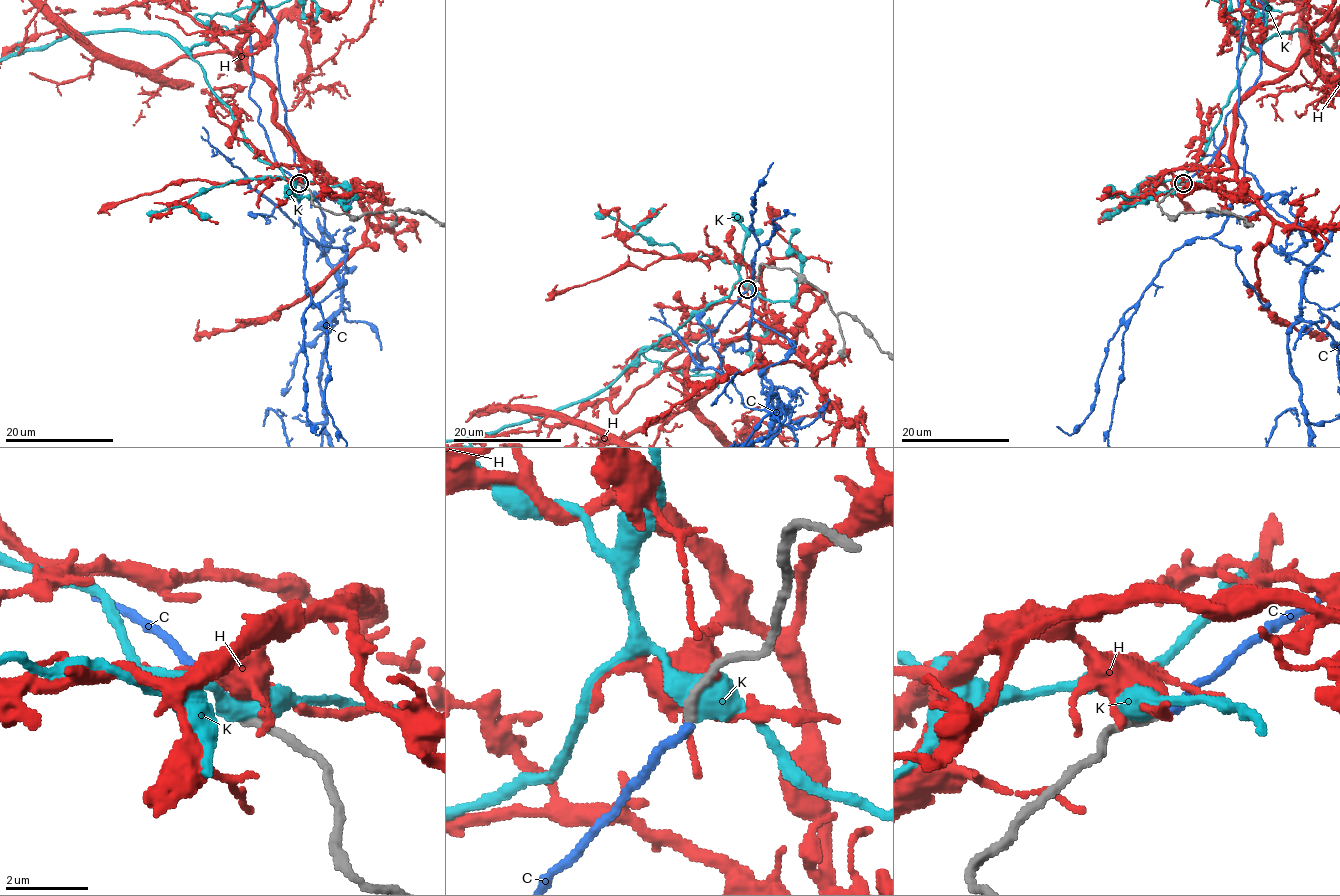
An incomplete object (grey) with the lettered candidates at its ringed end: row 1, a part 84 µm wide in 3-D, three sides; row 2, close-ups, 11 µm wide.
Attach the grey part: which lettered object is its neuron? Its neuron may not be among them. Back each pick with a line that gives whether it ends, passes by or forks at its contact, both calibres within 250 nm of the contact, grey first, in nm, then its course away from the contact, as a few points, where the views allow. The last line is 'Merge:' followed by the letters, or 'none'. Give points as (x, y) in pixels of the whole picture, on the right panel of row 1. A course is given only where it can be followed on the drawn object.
C: It ends there. Thickness 240 nm (grey) against 240 nm
Merge: C

